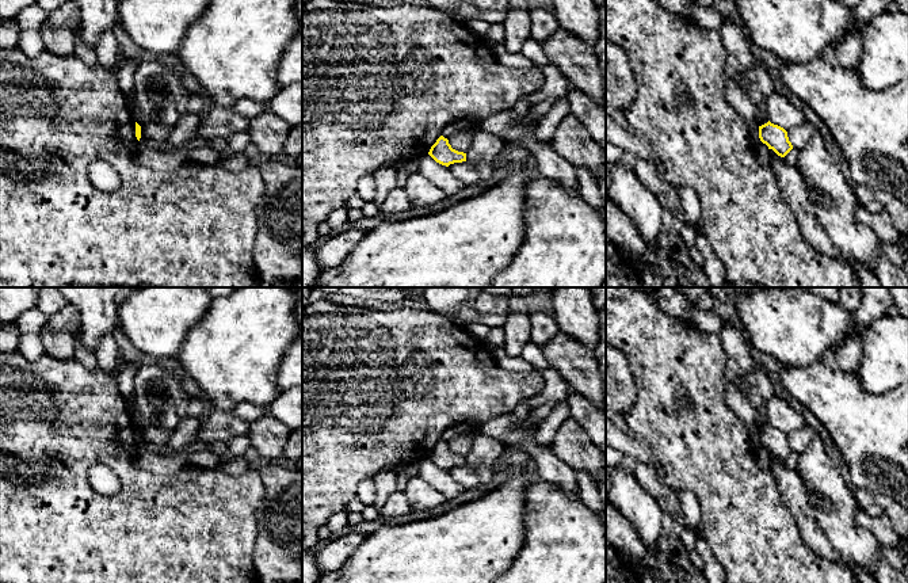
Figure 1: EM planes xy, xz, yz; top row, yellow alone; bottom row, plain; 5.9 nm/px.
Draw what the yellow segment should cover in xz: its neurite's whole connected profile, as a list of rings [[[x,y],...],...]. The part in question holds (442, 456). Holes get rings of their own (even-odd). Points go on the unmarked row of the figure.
[[[440,439],[431,450],[428,458],[439,468],[449,470],[454,466],[466,465],[466,457],[451,451],[449,443]]]

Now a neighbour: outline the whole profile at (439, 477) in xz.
[[[430,458],[419,462],[419,473],[421,479],[440,491],[447,500],[457,498],[466,488],[451,479],[446,469],[436,466]]]

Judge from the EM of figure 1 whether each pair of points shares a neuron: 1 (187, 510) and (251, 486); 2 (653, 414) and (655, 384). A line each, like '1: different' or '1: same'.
1: same
2: same

